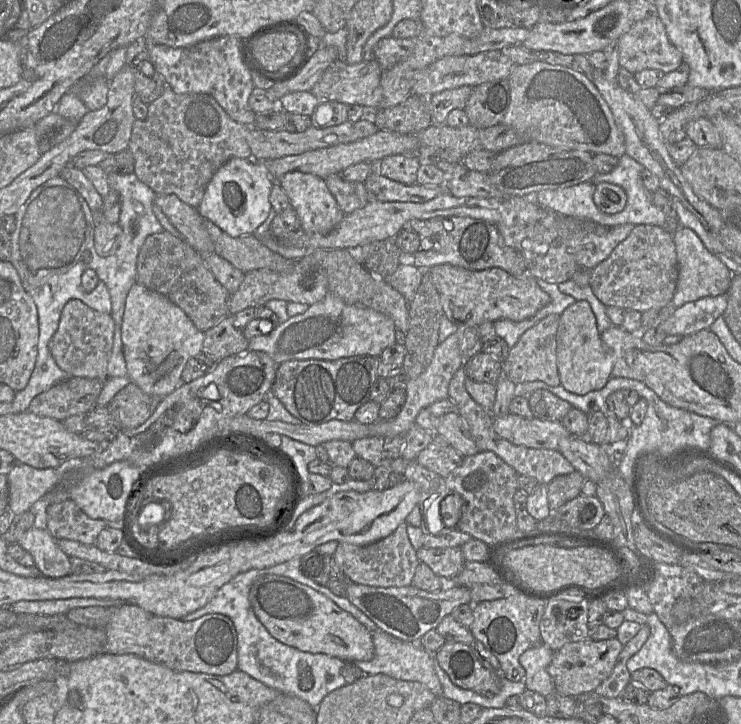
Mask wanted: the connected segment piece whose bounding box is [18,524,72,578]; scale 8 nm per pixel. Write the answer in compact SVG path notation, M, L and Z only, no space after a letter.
M42 524L25 531L18 544L33 556L34 565L42 576L61 578L72 574L70 558Z

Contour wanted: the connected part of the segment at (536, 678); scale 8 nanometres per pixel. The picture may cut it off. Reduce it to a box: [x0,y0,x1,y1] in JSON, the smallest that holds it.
[519,643,556,697]

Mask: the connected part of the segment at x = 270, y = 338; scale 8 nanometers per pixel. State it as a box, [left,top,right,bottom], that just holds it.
[248,292,396,365]

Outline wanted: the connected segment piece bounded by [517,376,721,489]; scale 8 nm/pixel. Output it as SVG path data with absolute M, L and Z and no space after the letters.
M612 376L602 389L590 391L585 395L571 393L562 385L552 387L543 381L524 382L517 386L518 395L529 396L535 390L544 389L569 402L574 408L581 410L587 415L602 411L606 414L606 417L606 399L615 391L625 389L635 390L641 398L646 399L648 408L645 418L640 425L634 426L631 429L631 436L627 439L624 457L617 464L619 473L631 489L635 487L638 472L645 463L653 462L674 467L692 455L703 454L705 449L710 448L710 433L712 428L721 423L713 418L670 406L643 382L630 378Z

